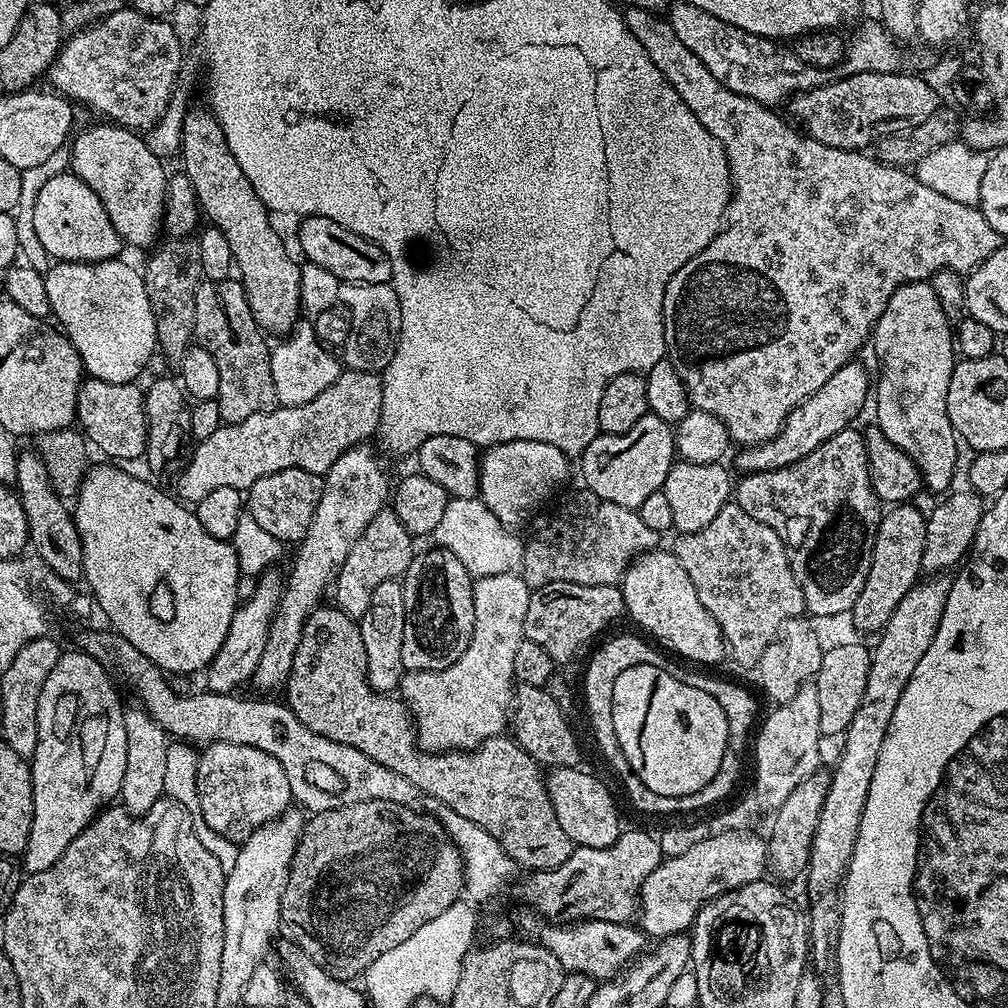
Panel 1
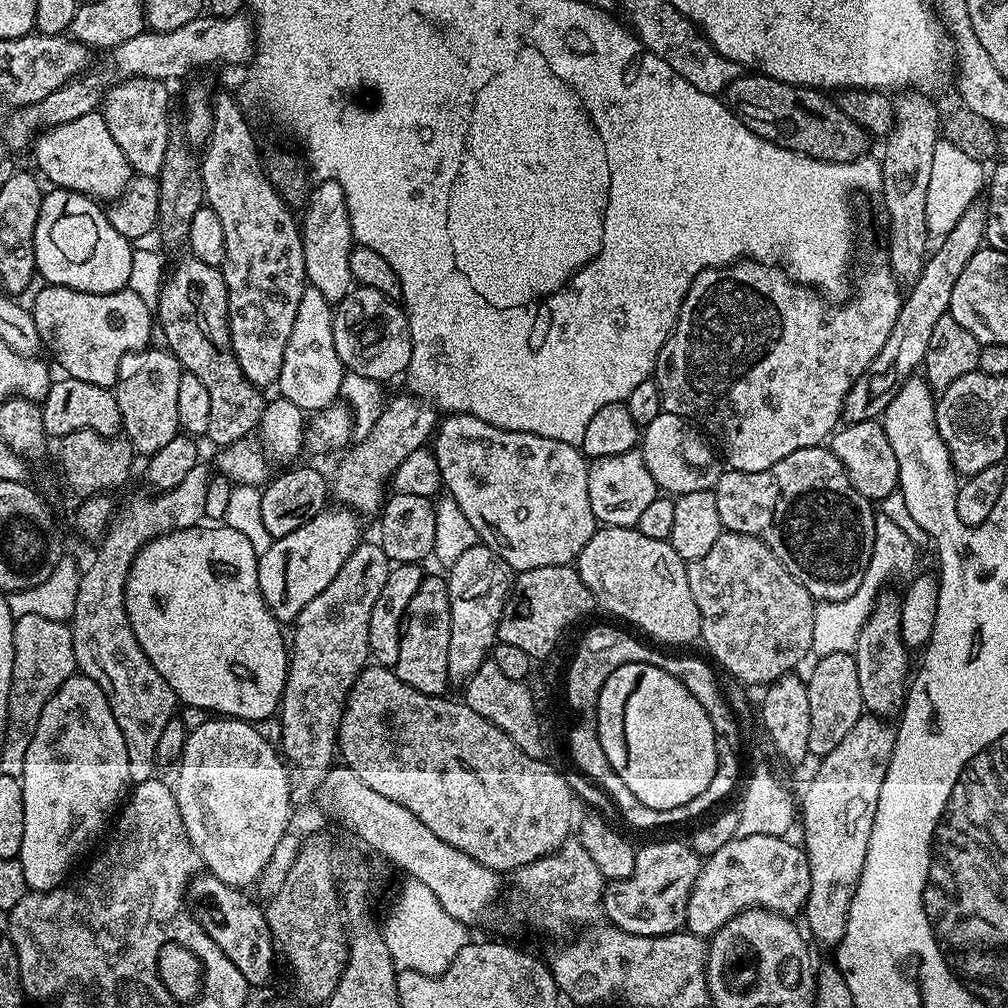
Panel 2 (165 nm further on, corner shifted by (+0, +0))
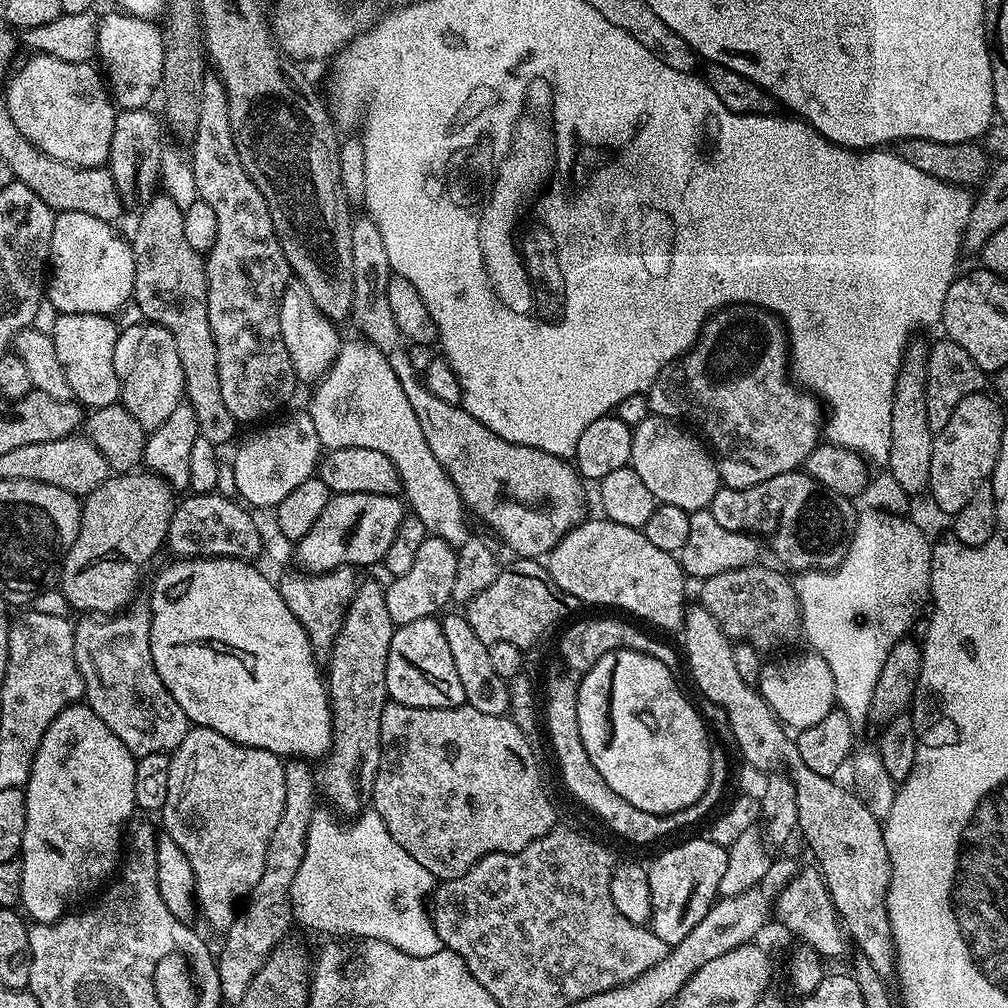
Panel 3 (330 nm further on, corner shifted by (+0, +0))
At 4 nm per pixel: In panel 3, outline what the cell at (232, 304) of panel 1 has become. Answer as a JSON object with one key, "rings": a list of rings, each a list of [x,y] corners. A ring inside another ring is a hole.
{"rings":[[[165,194],[153,196],[149,204],[139,209],[138,216],[136,233],[130,236],[134,254],[134,304],[140,307],[145,321],[170,330],[170,338],[174,338],[178,359],[182,362],[186,402],[194,406],[200,436],[206,438],[206,442],[223,446],[235,438],[238,422],[234,414],[226,410],[218,382],[218,354],[214,334],[210,334],[205,257],[186,239],[182,226],[184,210],[173,198]]]}

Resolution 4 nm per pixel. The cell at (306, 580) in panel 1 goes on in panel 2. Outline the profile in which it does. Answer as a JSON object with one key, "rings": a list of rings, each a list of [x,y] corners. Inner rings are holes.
{"rings":[[[403,395],[396,396],[393,400],[391,397],[385,403],[382,414],[370,430],[370,434],[359,437],[356,445],[353,443],[343,453],[345,456],[341,458],[336,473],[330,476],[331,495],[335,499],[337,496],[340,499],[337,501],[343,507],[357,514],[379,513],[386,499],[386,489],[389,487],[394,470],[402,466],[402,458],[406,458],[406,454],[414,454],[414,450],[425,447],[437,427],[438,412],[433,405],[421,397]]]}

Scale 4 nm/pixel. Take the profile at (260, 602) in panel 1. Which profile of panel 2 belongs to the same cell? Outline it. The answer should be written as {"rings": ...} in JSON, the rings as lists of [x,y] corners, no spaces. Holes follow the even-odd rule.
{"rings":[[[325,507],[323,512],[310,518],[310,522],[298,526],[298,530],[275,537],[270,548],[258,556],[256,565],[260,593],[272,617],[281,625],[291,625],[306,602],[314,602],[314,598],[318,598],[318,594],[334,582],[346,558],[350,558],[352,551],[362,542],[361,517],[349,508],[332,507]]]}

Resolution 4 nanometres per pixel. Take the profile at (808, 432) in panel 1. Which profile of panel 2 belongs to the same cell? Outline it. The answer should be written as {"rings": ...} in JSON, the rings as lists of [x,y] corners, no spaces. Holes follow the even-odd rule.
{"rings":[[[983,203],[972,204],[954,222],[954,230],[950,230],[939,241],[940,245],[931,249],[930,255],[924,261],[924,269],[915,284],[911,285],[912,292],[903,299],[898,314],[898,322],[894,322],[894,330],[890,330],[890,338],[886,338],[886,346],[870,362],[866,372],[854,382],[850,394],[844,399],[843,419],[847,423],[862,422],[863,420],[880,420],[886,406],[894,402],[894,394],[923,365],[926,346],[930,346],[934,326],[938,318],[948,315],[950,294],[954,294],[954,285],[958,283],[958,274],[966,270],[966,262],[974,258],[974,254],[985,243],[984,231],[988,225],[988,210]]]}

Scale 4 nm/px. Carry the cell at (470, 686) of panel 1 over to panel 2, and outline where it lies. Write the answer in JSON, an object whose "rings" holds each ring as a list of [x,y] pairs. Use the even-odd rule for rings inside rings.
{"rings":[[[477,542],[470,546],[470,550],[462,550],[458,562],[450,565],[446,572],[448,581],[448,593],[450,594],[450,654],[448,655],[448,678],[453,685],[463,685],[482,666],[484,660],[489,659],[490,653],[496,647],[496,631],[500,615],[504,609],[504,603],[508,600],[508,594],[512,590],[514,573],[512,567],[494,550],[490,550],[484,544]]]}

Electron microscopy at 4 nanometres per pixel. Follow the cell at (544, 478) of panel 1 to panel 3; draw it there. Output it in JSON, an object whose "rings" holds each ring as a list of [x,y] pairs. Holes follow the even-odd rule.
{"rings":[[[367,214],[357,215],[352,221],[350,254],[354,258],[351,323],[360,327],[359,335],[363,339],[386,354],[386,362],[390,362],[394,374],[398,374],[398,382],[402,382],[410,406],[414,406],[414,415],[422,425],[422,434],[426,434],[430,451],[434,458],[438,458],[442,470],[446,470],[450,482],[454,482],[465,509],[469,513],[477,512],[517,557],[547,557],[552,547],[585,519],[586,484],[580,473],[563,456],[546,454],[546,450],[534,450],[498,438],[494,430],[482,426],[482,422],[459,403],[430,394],[421,373],[411,365],[407,338],[394,323],[390,297],[386,294],[394,273],[390,258],[386,258],[382,234]]]}

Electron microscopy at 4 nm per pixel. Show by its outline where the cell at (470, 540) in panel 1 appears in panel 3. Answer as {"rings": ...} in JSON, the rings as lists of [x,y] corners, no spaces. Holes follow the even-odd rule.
{"rings":[[[355,339],[341,343],[330,370],[311,389],[312,401],[306,404],[306,410],[314,422],[314,430],[318,430],[320,443],[328,450],[366,446],[366,450],[386,454],[398,470],[402,496],[411,515],[420,519],[427,535],[442,538],[442,542],[458,550],[470,535],[462,498],[430,451],[426,434],[422,434],[422,425],[414,415],[414,406],[406,398],[398,374],[386,362],[386,354],[369,340]]]}

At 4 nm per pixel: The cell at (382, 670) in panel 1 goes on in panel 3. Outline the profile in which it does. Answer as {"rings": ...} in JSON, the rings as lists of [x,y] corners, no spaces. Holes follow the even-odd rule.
{"rings":[[[425,535],[422,546],[418,546],[418,554],[414,554],[414,563],[406,574],[395,577],[384,589],[386,598],[386,610],[390,610],[390,618],[393,625],[418,622],[418,618],[436,616],[439,613],[440,604],[449,603],[452,600],[454,590],[454,574],[458,574],[458,562],[456,561],[457,549],[451,544],[442,542],[442,538]]]}

